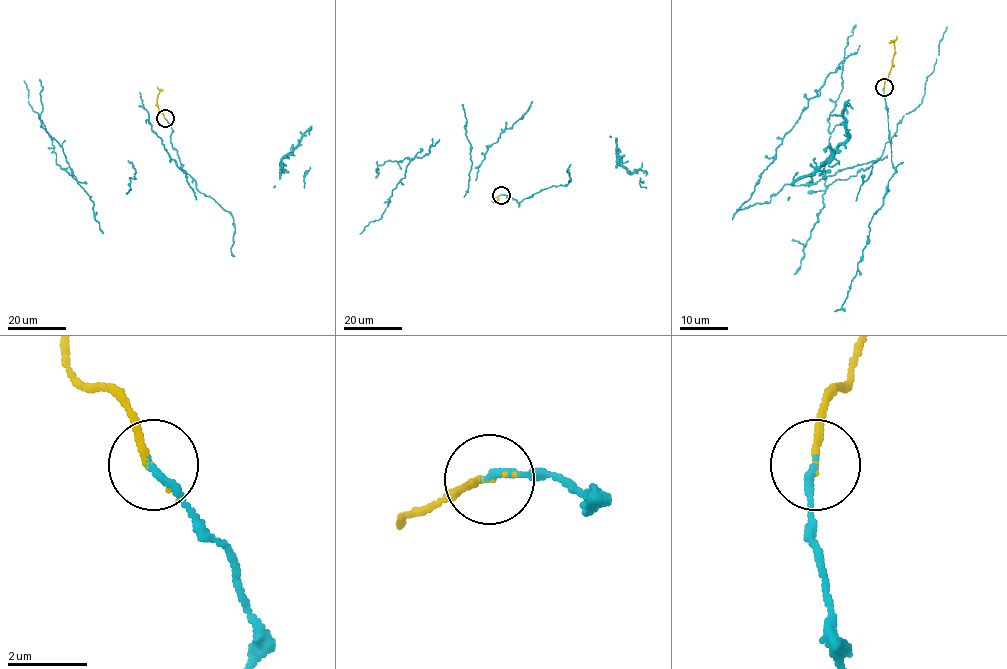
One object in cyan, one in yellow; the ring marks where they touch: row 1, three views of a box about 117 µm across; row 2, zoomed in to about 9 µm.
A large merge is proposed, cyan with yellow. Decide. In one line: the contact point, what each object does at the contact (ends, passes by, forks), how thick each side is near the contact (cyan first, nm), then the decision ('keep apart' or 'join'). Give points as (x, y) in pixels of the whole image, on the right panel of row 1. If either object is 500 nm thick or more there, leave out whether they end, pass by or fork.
at (884, 87); cyan ends there; yellow ends there; 200 nm thick on the cyan side, 170 nm on the other; join

